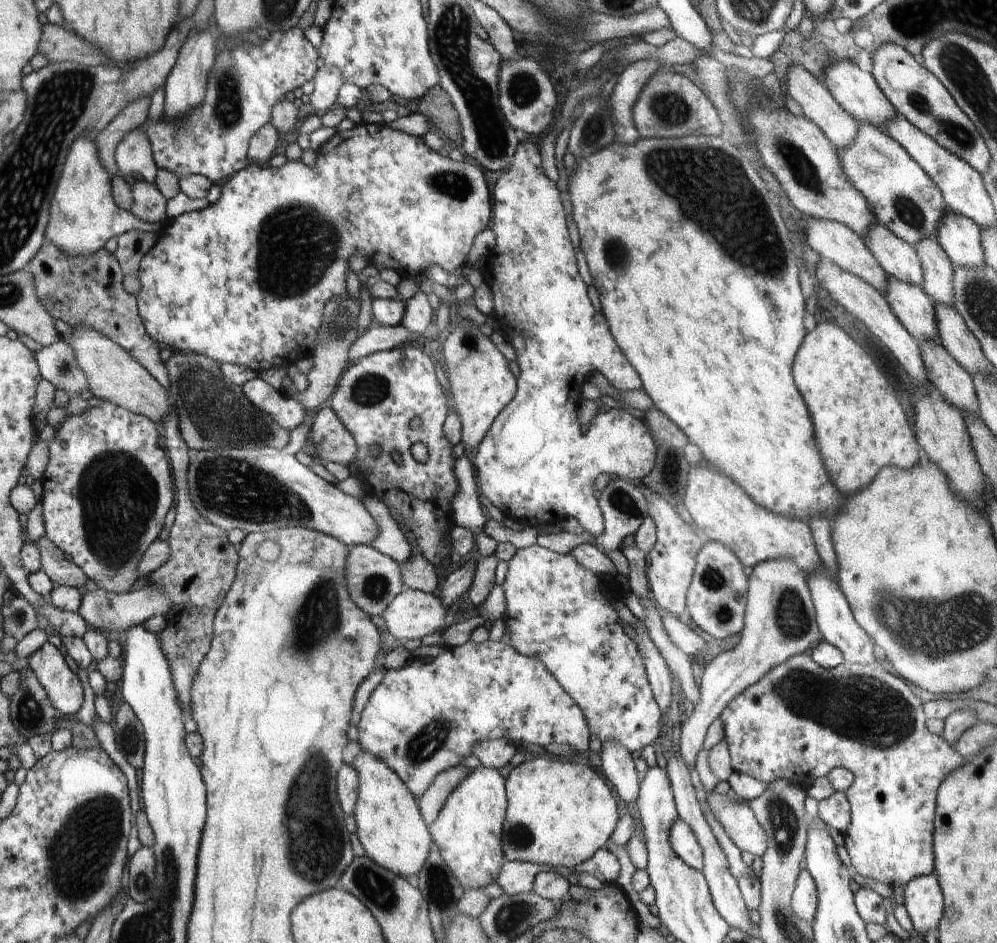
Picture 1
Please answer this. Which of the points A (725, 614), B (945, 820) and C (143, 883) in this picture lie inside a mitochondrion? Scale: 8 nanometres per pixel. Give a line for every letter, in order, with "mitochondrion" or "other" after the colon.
A: mitochondrion
B: other
C: mitochondrion

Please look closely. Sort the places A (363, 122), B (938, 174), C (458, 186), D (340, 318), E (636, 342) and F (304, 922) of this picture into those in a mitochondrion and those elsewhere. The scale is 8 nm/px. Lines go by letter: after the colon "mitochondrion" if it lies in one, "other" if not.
A: other
B: other
C: mitochondrion
D: mitochondrion
E: other
F: other

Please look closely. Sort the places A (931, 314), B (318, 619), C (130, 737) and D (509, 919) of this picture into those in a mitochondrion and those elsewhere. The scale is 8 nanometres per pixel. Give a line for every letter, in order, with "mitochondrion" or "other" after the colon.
A: other
B: mitochondrion
C: mitochondrion
D: mitochondrion

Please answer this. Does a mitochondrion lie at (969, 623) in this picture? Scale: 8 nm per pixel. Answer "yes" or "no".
yes

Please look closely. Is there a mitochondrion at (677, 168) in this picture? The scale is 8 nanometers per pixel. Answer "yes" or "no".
yes

